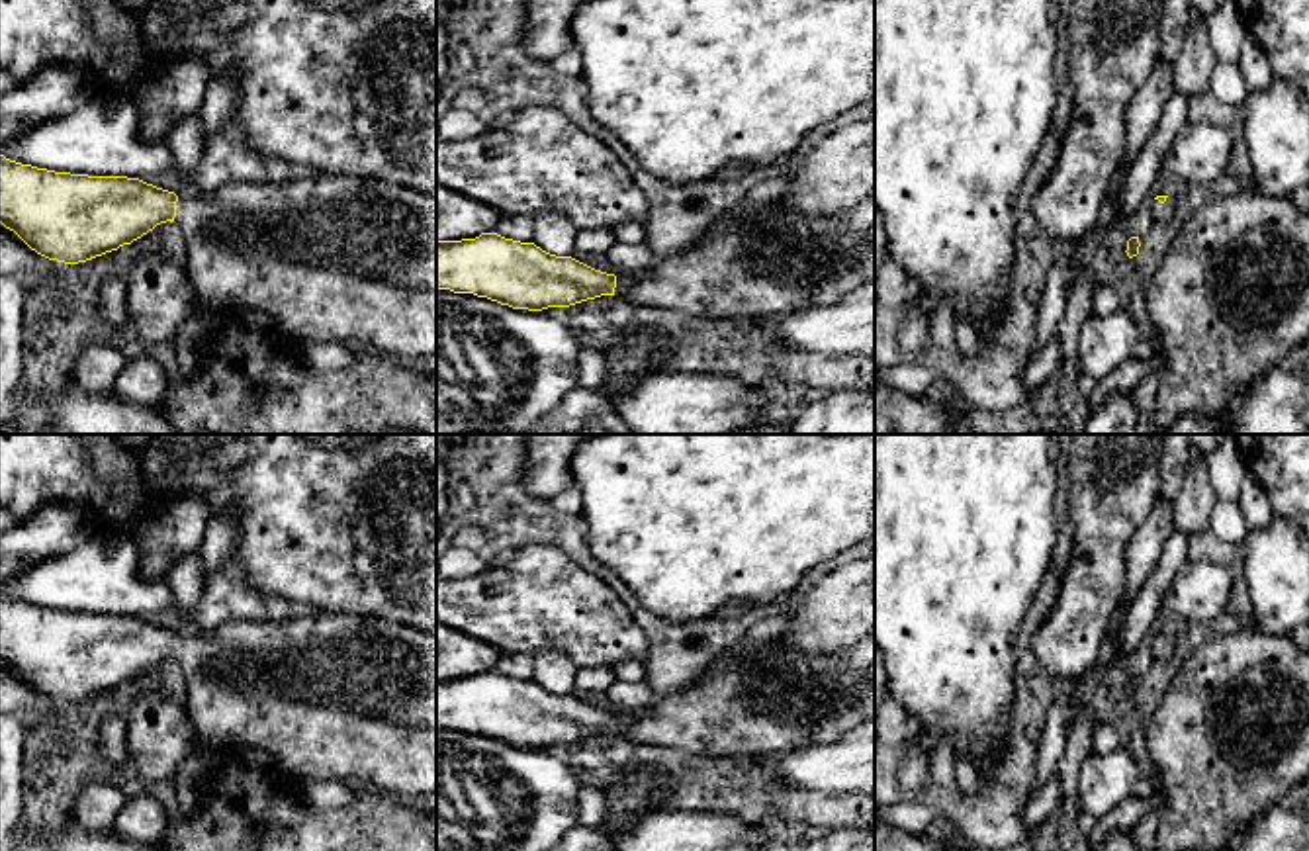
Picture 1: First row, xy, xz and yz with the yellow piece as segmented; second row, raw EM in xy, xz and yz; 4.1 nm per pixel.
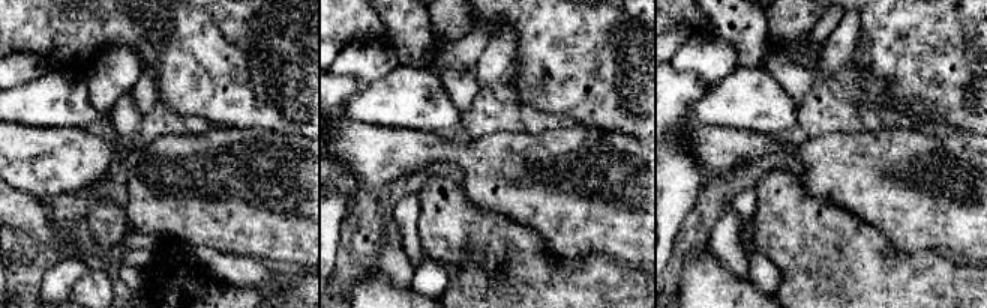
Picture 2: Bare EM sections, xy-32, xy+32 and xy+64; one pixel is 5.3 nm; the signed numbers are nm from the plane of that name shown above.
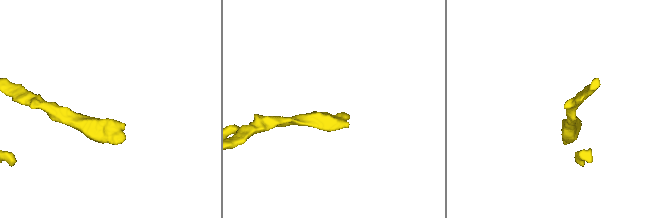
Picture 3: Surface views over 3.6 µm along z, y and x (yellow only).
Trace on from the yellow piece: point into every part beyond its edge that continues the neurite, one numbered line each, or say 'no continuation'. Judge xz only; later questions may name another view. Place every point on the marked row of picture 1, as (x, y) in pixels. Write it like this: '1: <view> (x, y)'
1: xz (775, 263)

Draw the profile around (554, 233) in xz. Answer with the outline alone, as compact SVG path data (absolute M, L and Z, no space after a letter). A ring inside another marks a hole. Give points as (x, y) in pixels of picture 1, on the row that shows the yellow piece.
M542 211L536 213L532 221L532 243L536 246L556 256L571 256L571 252L575 250L575 235L579 229L569 217L558 211Z

